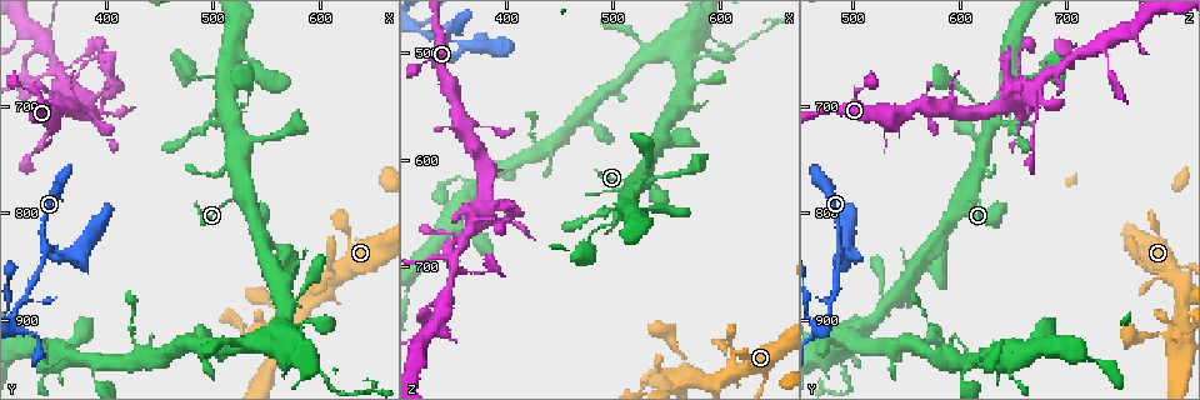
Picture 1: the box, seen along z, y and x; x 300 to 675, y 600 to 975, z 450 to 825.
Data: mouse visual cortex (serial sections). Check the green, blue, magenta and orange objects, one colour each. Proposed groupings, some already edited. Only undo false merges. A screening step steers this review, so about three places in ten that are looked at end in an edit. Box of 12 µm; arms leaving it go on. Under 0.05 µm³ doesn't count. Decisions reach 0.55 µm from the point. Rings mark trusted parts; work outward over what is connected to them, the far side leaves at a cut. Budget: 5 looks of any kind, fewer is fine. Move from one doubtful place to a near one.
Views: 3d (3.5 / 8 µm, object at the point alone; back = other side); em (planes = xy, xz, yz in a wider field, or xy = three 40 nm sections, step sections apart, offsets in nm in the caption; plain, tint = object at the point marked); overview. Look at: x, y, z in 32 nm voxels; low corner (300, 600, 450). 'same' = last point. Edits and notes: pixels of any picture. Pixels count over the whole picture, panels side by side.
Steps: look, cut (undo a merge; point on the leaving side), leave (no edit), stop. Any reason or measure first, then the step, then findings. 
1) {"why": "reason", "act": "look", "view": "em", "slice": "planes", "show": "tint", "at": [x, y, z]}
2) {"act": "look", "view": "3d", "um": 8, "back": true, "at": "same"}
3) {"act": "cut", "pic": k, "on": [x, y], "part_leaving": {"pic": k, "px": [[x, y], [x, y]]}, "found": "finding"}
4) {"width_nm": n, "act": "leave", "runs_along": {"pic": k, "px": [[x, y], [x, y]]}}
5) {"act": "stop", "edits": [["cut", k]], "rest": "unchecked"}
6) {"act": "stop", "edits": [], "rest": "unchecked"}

{"why": "abrupt turn", "act": "look", "view": "3d", "um": 3.5, "at": [562, 920, 806]}

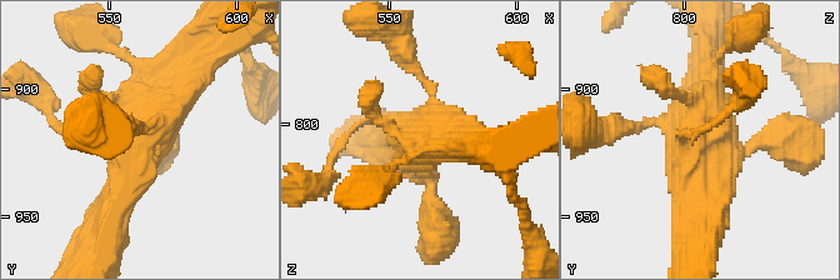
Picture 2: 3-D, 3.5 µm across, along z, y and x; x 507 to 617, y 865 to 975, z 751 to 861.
{"act": "look", "view": "em", "slice": "xy", "step": 2, "show": "tint", "at": [560, 919, 805]}

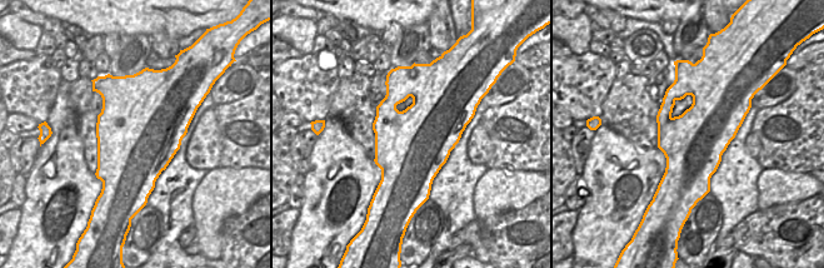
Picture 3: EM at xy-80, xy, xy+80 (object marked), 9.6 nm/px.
{"act": "leave", "runs_along": {"pic": 2, "px": [[196, 60], [139, 136], [120, 198]]}, "found": "one cell here"}

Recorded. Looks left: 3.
{"why": "sharp bend", "act": "look", "view": "3d", "um": 3.5, "at": [390, 708, 662]}

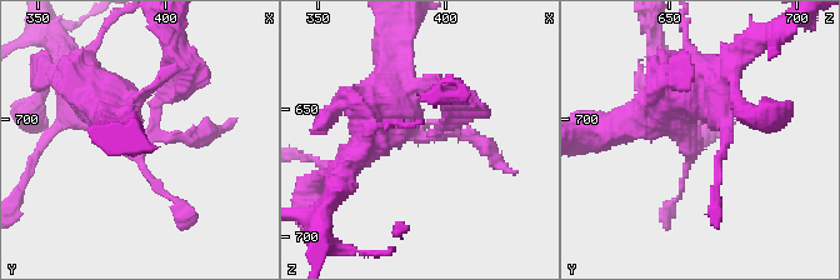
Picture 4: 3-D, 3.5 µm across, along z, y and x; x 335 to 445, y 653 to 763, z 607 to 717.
{"why": "now the EM", "act": "look", "view": "em", "slice": "xy", "step": 1, "show": "tint", "at": [391, 710, 660]}

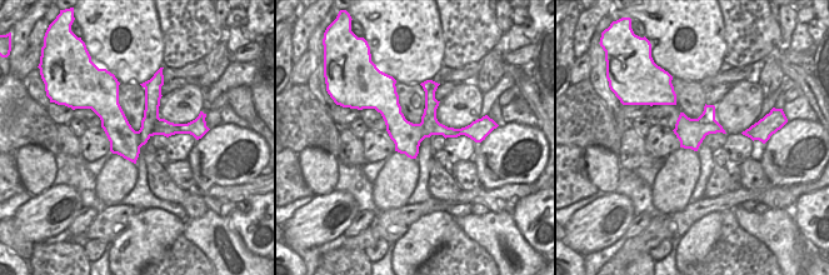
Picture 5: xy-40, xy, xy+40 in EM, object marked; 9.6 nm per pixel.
{"act": "leave", "runs_along": {"pic": 5, "px": [[374, 105], [405, 129], [469, 131]]}, "found": "one cell here"}

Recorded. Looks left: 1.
{"act": "stop", "edits": [], "rest": "unchecked"}

